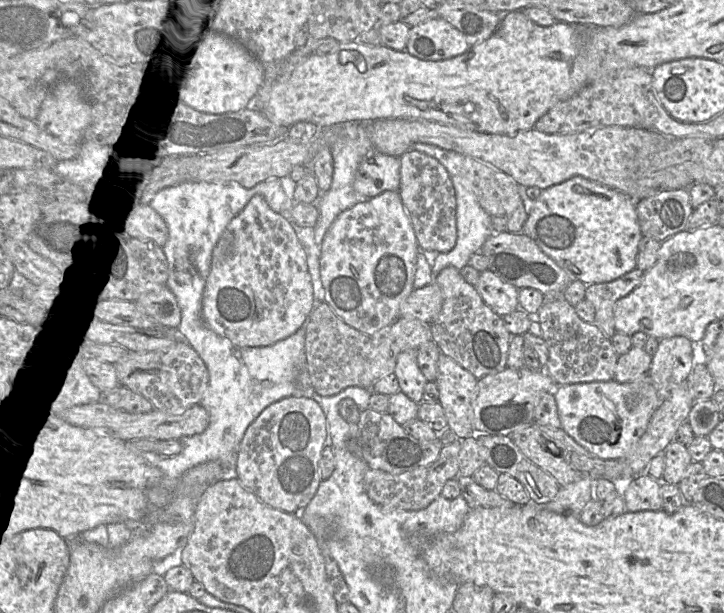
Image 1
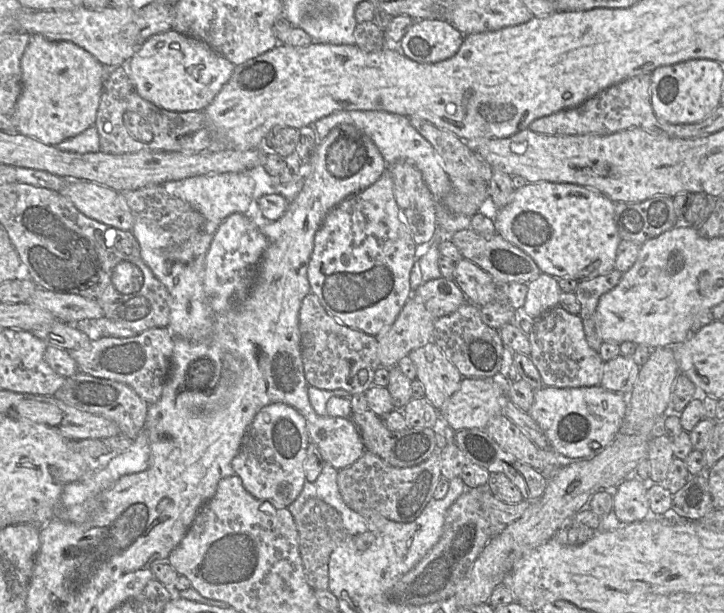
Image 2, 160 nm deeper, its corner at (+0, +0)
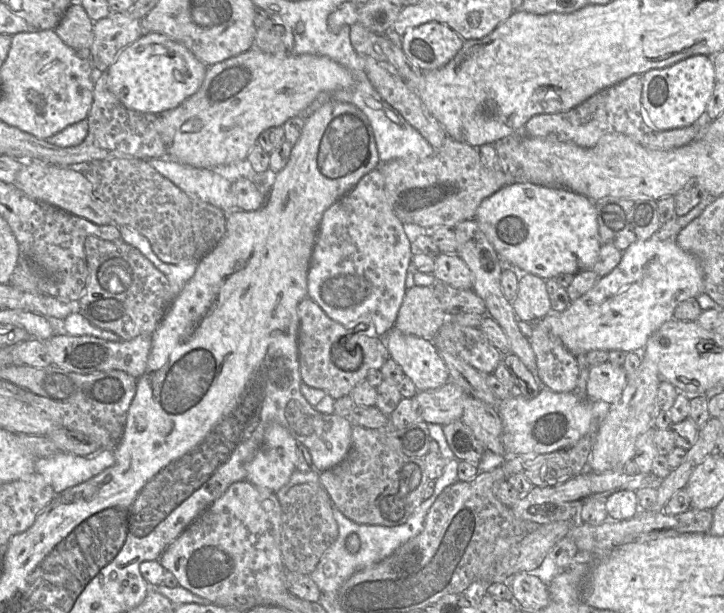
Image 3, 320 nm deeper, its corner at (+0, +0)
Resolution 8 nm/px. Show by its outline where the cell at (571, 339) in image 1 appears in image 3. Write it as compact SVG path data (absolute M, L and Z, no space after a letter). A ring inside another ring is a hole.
M533 327L528 341L535 353L538 381L554 392L572 392L578 381L576 356L547 328Z

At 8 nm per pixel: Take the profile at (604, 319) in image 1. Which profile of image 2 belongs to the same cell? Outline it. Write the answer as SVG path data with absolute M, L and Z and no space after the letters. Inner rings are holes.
M616 269L604 275L578 283L575 295L580 303L579 316L583 321L583 328L588 345L599 352L603 343L596 328L596 310L599 298L613 289L621 280L623 273Z

